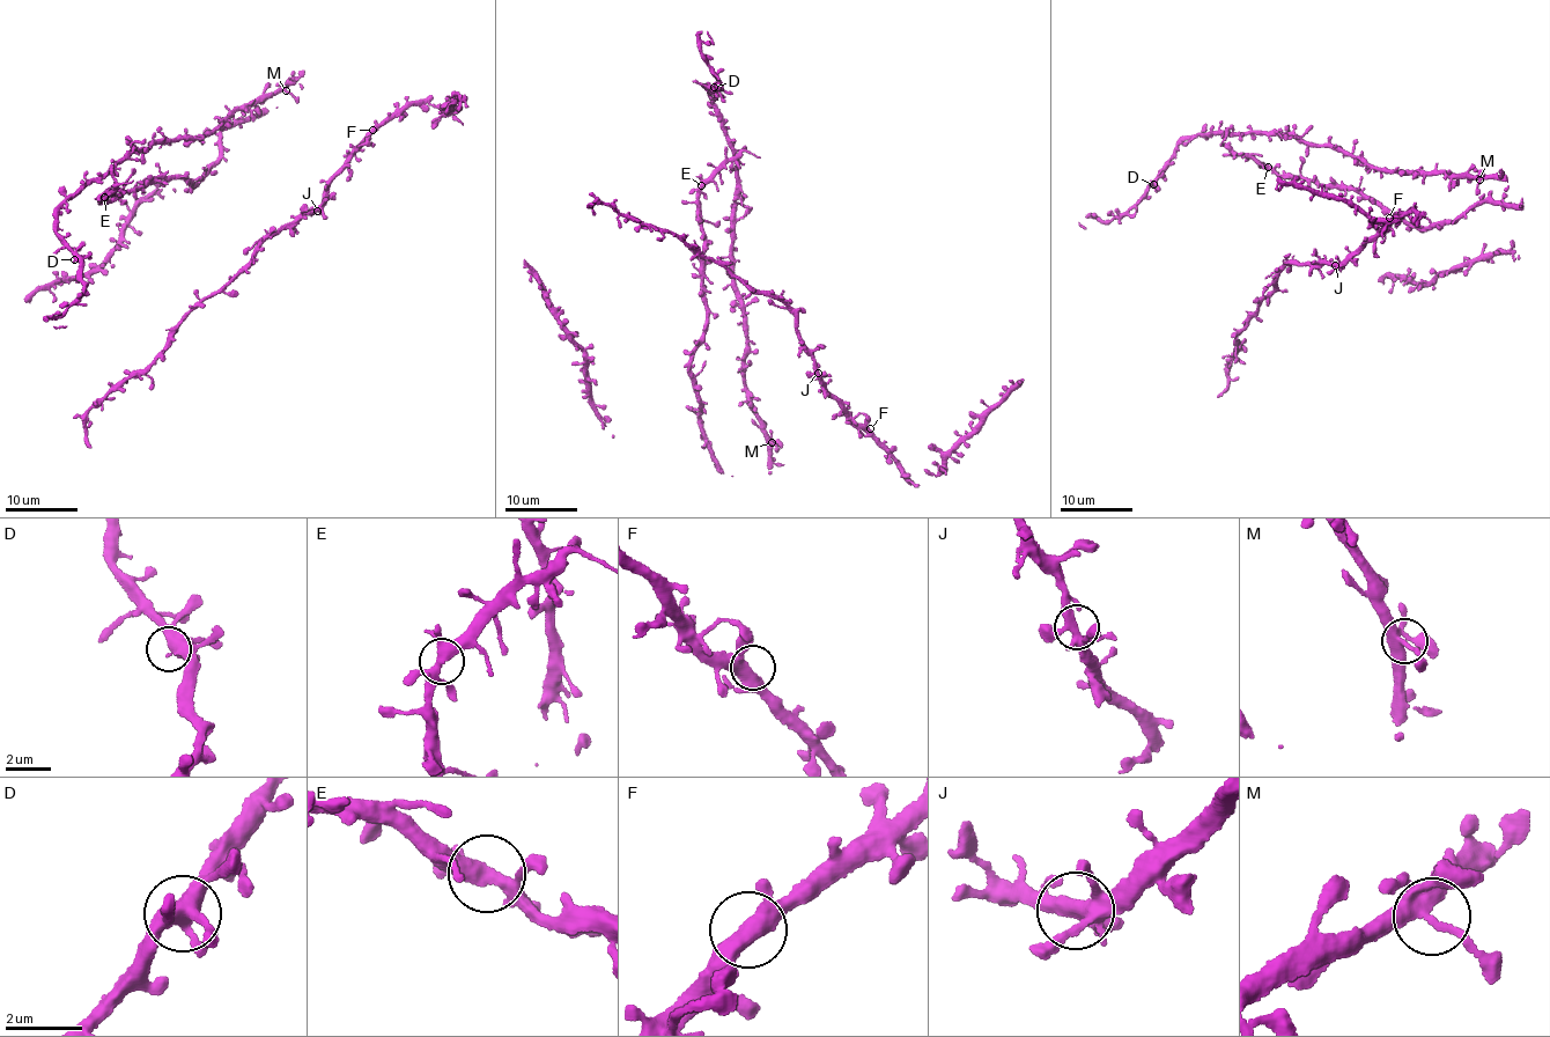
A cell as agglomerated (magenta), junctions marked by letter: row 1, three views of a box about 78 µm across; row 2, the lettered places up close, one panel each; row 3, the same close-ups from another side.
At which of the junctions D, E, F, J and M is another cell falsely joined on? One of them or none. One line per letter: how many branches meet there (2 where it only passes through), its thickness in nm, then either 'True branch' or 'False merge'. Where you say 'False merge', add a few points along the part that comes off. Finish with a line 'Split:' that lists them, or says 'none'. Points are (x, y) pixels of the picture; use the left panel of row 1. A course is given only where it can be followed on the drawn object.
D: Branches: 5. Thickness 400 nm. True branch
E: Branches: 5. Thickness 360 nm. True branch
F: Branches: 4. Thickness 400 nm. True branch
J: Branches: 5. Thickness 360 nm. True branch
M: Branches: 5. Thickness 340 nm. True branch
Split: none

